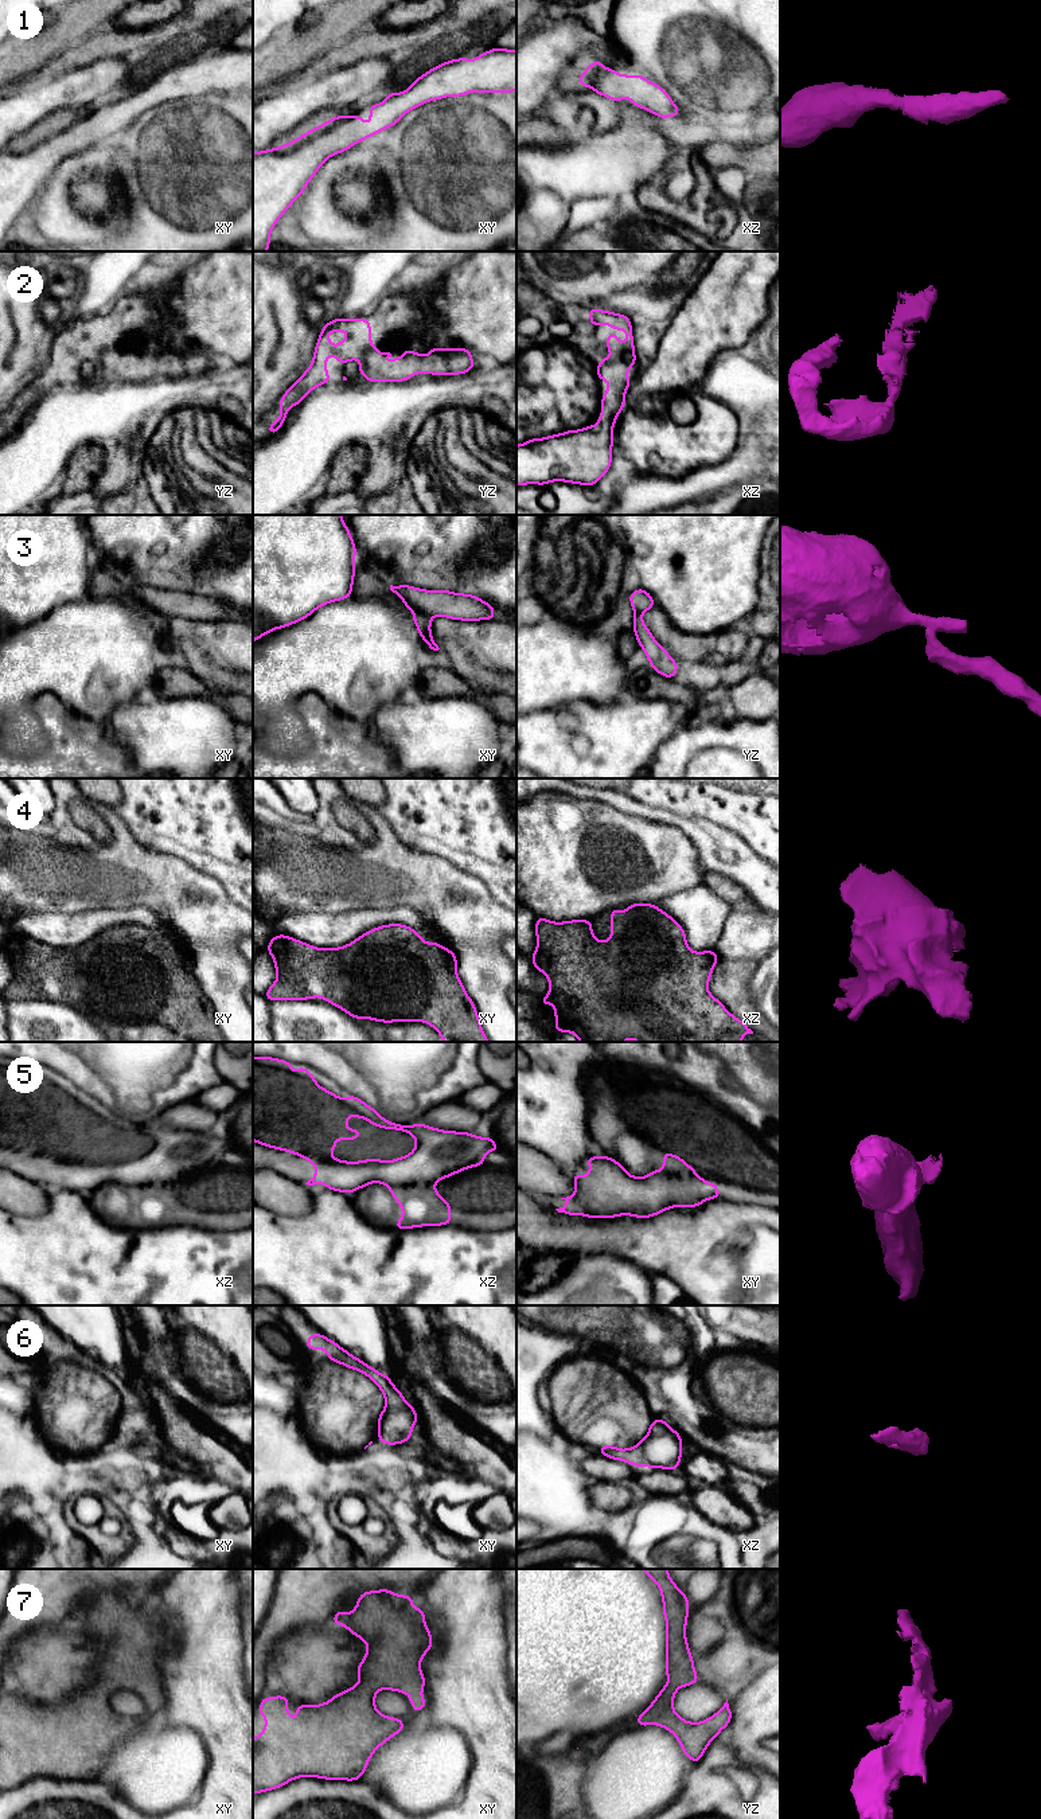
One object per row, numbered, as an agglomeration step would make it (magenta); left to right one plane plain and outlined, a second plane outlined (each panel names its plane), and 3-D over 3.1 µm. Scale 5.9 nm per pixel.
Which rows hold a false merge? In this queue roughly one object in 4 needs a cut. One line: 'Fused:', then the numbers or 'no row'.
Fused: 3, 5

